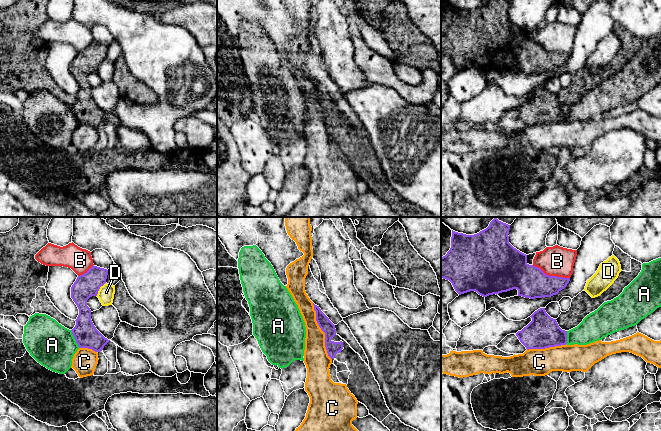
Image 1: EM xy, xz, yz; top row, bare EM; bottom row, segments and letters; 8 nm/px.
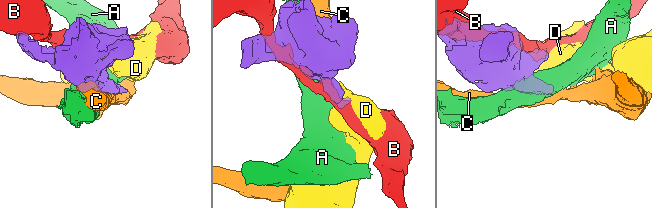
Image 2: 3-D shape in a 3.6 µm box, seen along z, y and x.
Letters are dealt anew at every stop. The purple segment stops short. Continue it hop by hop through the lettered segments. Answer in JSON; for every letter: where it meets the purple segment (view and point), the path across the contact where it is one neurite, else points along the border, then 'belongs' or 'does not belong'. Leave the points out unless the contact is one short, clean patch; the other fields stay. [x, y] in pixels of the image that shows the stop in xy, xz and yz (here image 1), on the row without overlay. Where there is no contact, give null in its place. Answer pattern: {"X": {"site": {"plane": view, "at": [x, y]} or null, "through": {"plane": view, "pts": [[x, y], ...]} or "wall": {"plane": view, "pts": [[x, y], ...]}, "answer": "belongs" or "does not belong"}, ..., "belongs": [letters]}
{"A": {"site": {"plane": "xy", "at": [75, 115]}, "answer": "does not belong"}, "B": {"site": {"plane": "yz", "at": [551, 52]}, "answer": "does not belong"}, "C": {"site": {"plane": "xz", "at": [322, 106]}, "answer": "does not belong"}, "D": {"site": {"plane": "xy", "at": [99, 64]}, "wall": {"plane": "xy", "pts": [[105, 58], [96, 71]]}, "answer": "does not belong"}, "belongs": []}

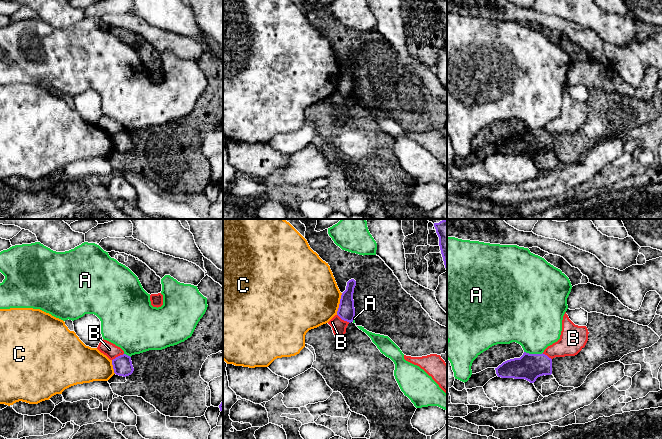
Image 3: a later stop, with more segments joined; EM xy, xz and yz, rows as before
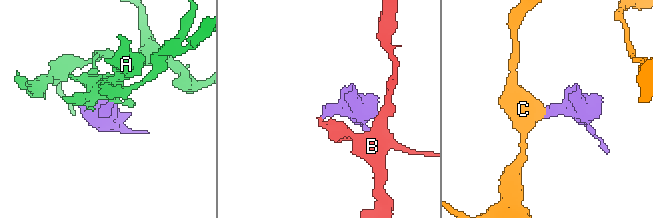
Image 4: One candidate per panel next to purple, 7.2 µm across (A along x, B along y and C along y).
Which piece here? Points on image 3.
{"A": {"site": {"plane": "yz", "at": [533, 130]}, "answer": "does not belong"}, "B": {"site": {"plane": "xz", "at": [343, 95]}, "wall": {"plane": "xz", "pts": [[337, 90], [349, 98]]}, "answer": "does not belong"}, "C": {"site": {"plane": "xz", "at": [339, 80]}, "wall": {"plane": "xz", "pts": [[342, 69], [336, 90]]}, "answer": "does not belong"}, "belongs": []}

